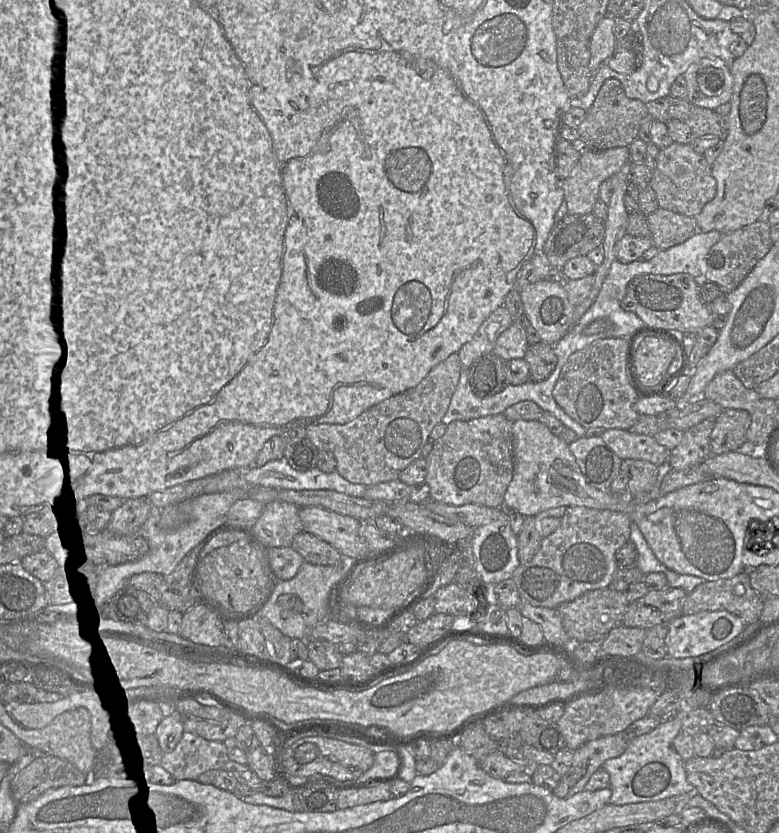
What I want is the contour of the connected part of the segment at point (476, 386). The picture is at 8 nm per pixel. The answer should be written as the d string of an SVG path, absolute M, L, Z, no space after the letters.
M494 352L476 359L468 369L468 384L472 393L486 398L502 392L508 385L508 363Z

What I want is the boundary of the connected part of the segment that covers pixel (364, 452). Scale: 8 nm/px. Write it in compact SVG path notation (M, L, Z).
M453 353L416 386L376 404L347 423L311 424L306 427L306 436L317 450L333 453L336 471L349 482L371 486L399 479L400 473L421 457L433 428L442 423L460 373L459 355Z

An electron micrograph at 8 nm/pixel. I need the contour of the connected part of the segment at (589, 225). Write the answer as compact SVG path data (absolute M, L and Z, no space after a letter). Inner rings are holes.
M593 213L566 214L551 229L542 252L553 267L562 269L570 259L600 247L604 236L604 221Z

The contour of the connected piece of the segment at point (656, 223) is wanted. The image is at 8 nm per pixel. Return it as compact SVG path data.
M659 207L646 216L653 246L660 251L681 244L698 232L694 217Z

